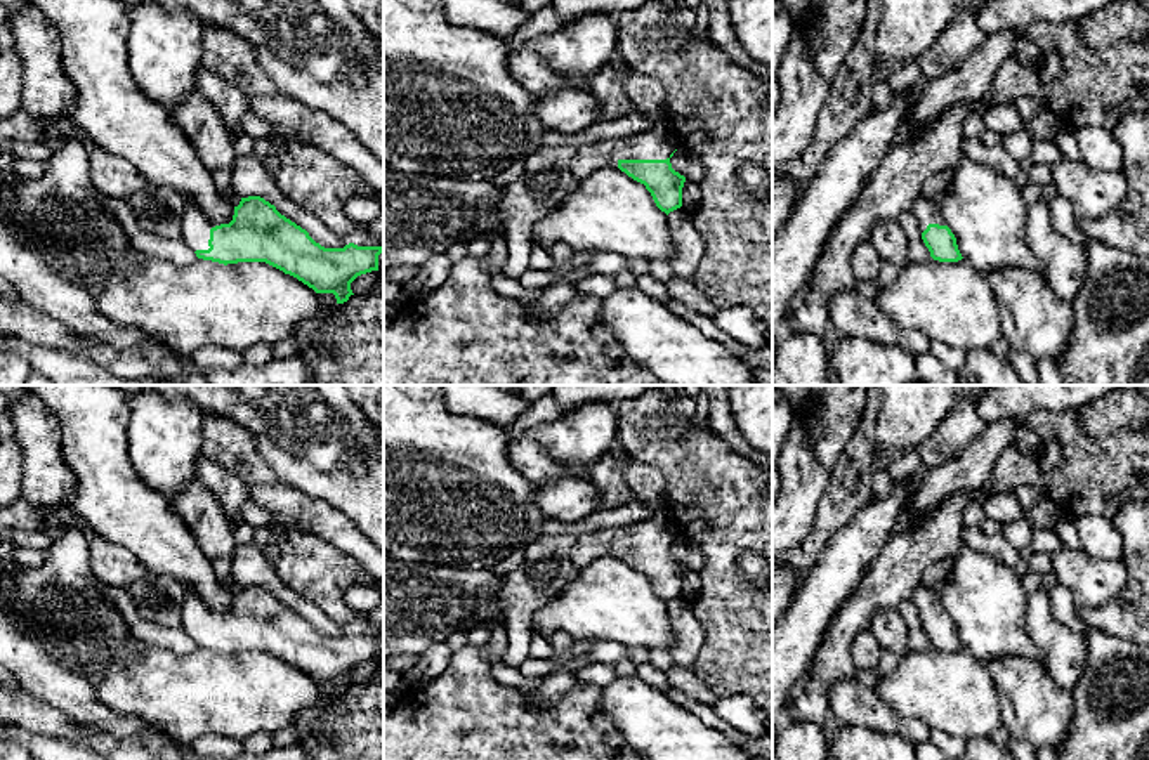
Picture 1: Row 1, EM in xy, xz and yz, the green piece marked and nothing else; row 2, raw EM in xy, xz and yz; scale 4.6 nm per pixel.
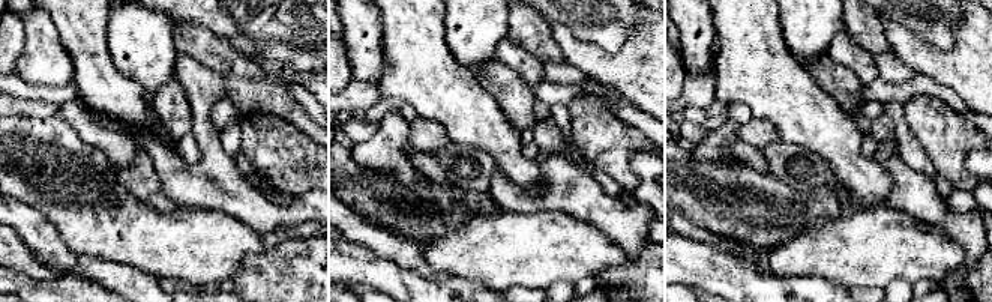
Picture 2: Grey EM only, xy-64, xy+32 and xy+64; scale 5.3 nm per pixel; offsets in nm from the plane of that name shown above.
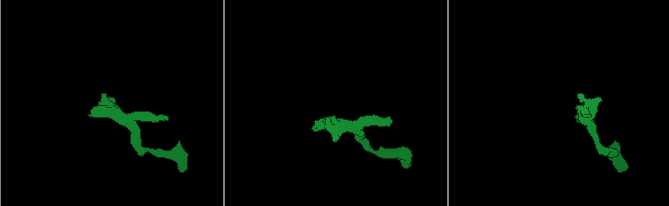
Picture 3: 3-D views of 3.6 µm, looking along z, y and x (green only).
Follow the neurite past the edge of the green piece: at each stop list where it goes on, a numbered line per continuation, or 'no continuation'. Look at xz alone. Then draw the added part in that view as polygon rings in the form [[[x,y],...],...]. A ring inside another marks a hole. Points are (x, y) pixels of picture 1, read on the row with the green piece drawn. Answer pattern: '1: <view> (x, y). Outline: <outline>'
1: xz (658, 143). Outline: [[[654,121],[646,134],[625,141],[609,139],[580,146],[571,172],[580,182],[601,168],[616,167],[620,160],[666,160],[675,149],[675,135],[668,121]]]

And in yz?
1: yz (925, 210). Outline: [[[922,194],[913,203],[911,212],[916,217],[922,233],[929,224],[948,226],[939,210],[939,205]]]

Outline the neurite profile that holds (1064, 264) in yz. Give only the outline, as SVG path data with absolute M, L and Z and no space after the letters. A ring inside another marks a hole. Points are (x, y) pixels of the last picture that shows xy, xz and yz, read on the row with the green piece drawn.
M1038 200L1028 210L1028 243L1041 262L1052 292L1073 304L1087 276L1087 250L1054 229L1050 203L1045 200Z

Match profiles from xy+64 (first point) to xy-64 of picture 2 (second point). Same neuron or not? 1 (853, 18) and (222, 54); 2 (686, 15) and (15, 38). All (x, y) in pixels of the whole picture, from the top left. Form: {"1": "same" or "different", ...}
{"1": "same", "2": "different"}

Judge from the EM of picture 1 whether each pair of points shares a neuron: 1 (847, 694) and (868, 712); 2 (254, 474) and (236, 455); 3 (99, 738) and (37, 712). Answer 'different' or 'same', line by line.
1: same
2: same
3: same

